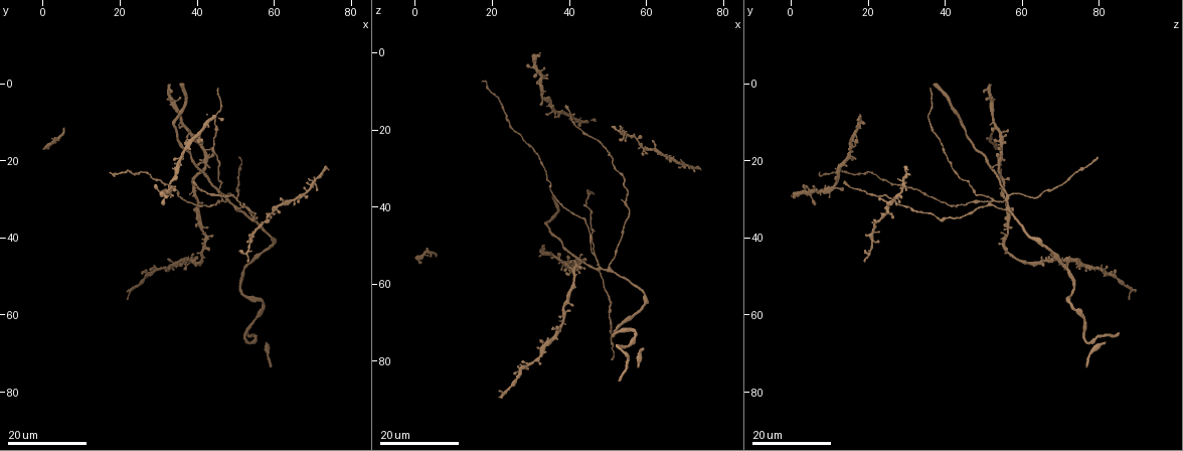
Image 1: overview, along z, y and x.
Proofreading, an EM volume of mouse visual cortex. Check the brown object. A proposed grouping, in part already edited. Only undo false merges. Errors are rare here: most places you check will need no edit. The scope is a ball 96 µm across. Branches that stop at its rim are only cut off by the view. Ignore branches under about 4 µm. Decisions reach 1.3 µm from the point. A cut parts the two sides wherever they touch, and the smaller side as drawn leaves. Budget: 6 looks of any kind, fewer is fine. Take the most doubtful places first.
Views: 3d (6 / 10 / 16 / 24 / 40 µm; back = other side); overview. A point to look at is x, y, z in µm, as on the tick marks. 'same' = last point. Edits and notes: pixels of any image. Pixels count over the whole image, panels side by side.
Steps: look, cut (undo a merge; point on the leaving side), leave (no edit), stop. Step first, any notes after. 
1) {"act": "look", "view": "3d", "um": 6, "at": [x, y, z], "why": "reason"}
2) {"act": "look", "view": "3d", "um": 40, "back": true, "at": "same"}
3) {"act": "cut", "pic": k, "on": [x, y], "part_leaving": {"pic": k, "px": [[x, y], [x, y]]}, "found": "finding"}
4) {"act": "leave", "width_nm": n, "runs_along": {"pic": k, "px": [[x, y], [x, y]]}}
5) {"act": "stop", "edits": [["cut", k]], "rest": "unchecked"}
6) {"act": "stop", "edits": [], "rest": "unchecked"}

{"act": "look", "view": "3d", "um": 16, "at": [47.0, 29.0, 57.0], "why": "three arms meet"}

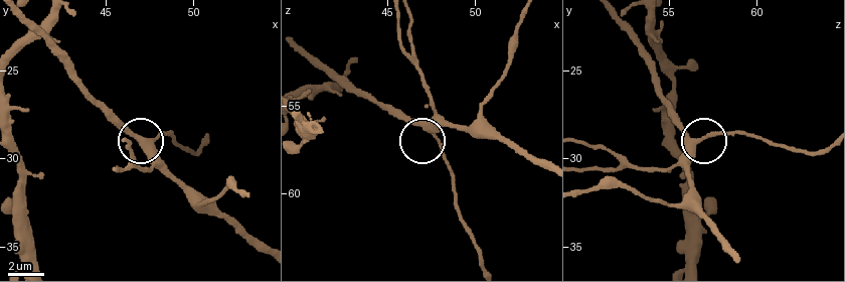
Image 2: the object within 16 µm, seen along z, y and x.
{"act": "look", "view": "3d", "um": 10, "at": [47.6, 28.9, 56.5]}

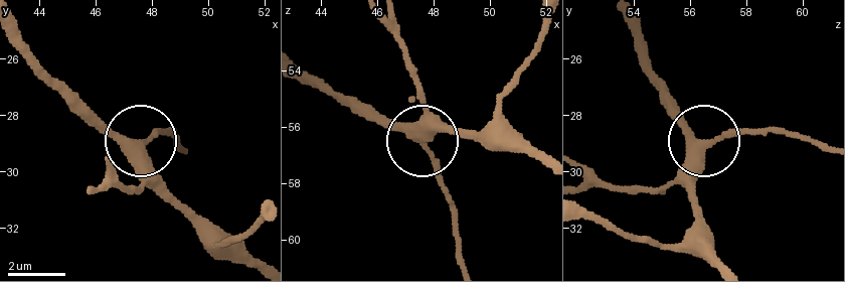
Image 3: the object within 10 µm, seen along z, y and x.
{"act": "leave", "width_nm": 280, "found": "continuous, no second cell"}

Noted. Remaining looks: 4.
{"act": "look", "view": "3d", "um": 16, "at": [59.0, 33.5, 25.0], "why": "four arms meet"}

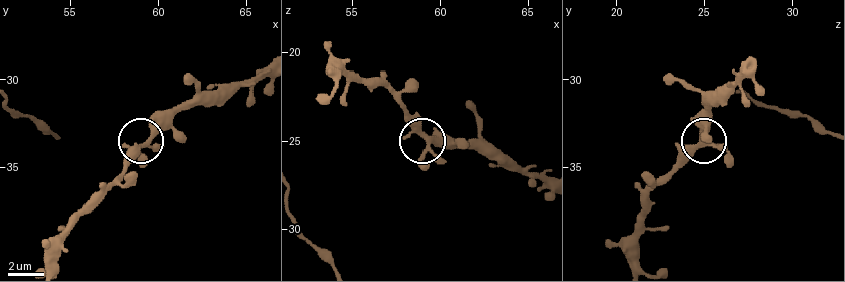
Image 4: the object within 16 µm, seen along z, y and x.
{"act": "look", "view": "3d", "um": 10, "at": [59.3, 33.5, 24.8]}

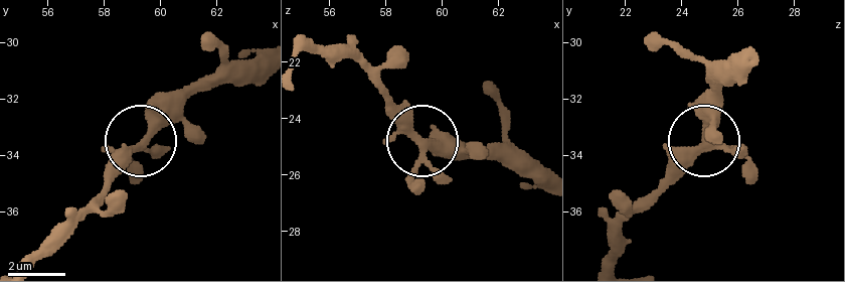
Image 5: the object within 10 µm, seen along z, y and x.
{"act": "leave", "side_arm_um": 17, "found": "one cell here"}

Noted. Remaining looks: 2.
{"act": "look", "view": "3d", "um": 16, "at": [47.0, 30.5, 52.5], "why": "arms part here"}

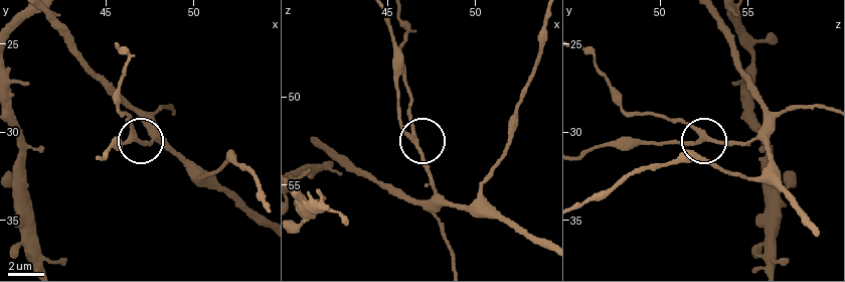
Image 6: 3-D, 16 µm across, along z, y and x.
{"act": "look", "view": "3d", "um": 10, "at": [46.5, 30.1, 52.3]}

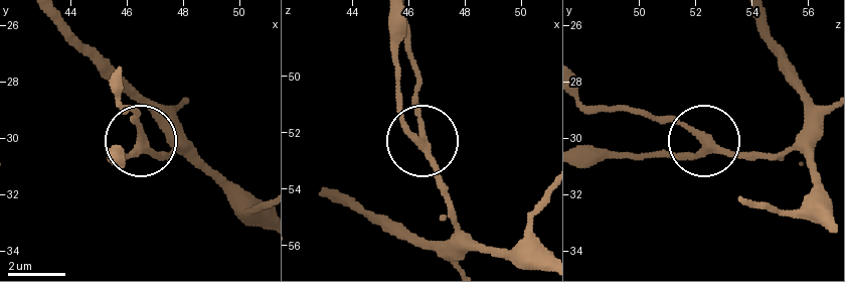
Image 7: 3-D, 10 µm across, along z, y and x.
{"act": "leave", "arms": 3, "found": "continuous, no second cell"}

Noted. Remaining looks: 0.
{"act": "stop", "edits": [], "rest": "unchecked"}

